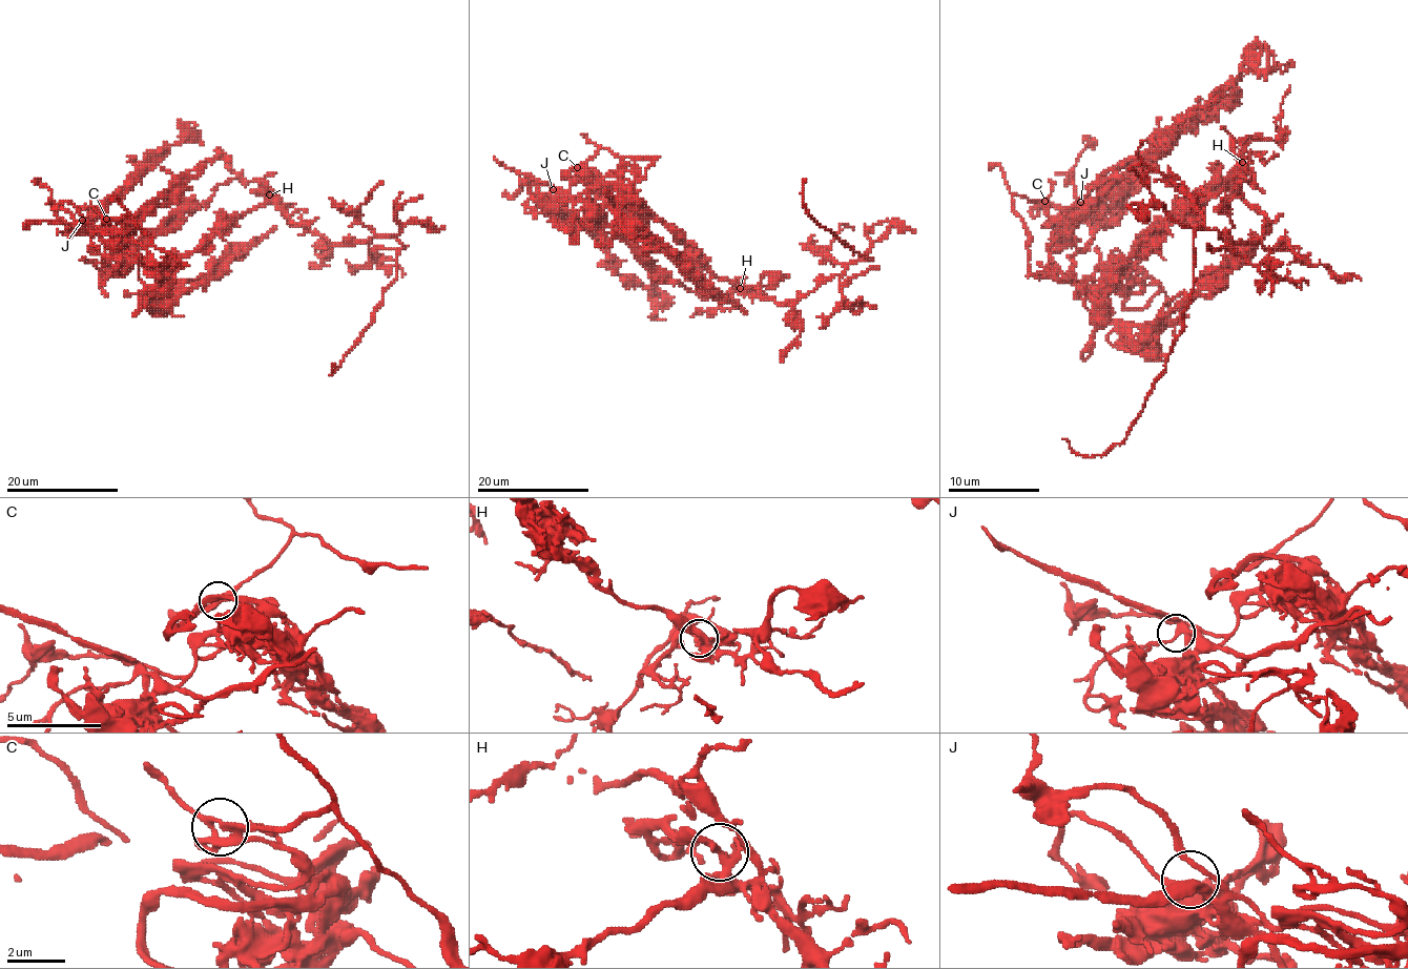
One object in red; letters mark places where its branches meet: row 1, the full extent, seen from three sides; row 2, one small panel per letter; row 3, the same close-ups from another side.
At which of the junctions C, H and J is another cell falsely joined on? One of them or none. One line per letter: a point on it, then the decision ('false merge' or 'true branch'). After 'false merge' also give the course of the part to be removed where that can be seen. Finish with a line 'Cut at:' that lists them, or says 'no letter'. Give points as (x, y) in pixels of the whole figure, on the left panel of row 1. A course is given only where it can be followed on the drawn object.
C: place (106, 219); true branch
H: place (269, 194); true branch
J: place (82, 220); true branch
Cut at: no letter

